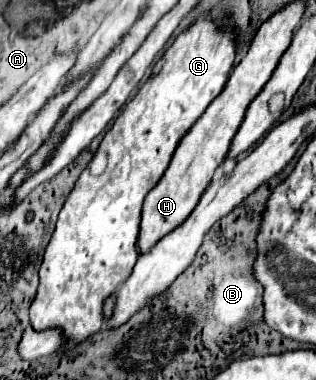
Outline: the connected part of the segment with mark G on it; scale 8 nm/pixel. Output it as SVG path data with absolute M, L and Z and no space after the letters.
M198 19L166 49L162 59L154 65L150 79L140 87L136 97L130 103L126 103L122 113L116 117L114 125L106 131L96 150L96 152L104 151L108 155L106 171L91 174L88 164L76 181L72 193L68 195L58 215L52 239L46 247L40 265L40 287L30 305L30 323L36 331L60 327L64 335L70 339L66 345L70 349L102 327L104 299L110 293L114 293L120 283L128 279L138 259L136 241L140 231L140 211L144 197L152 187L156 187L156 183L168 169L170 159L182 137L190 131L190 127L202 117L206 107L224 89L226 77L234 63L234 37L236 35L232 27L218 27L218 23L210 19Z

